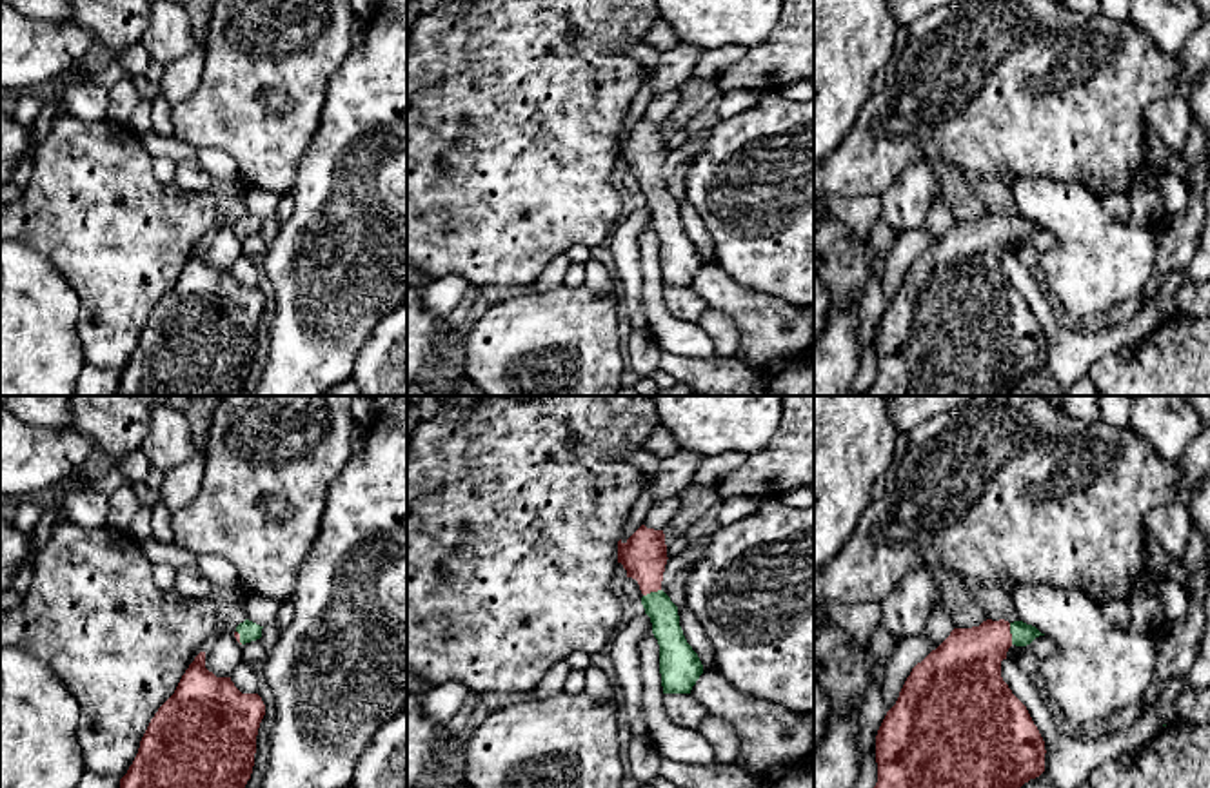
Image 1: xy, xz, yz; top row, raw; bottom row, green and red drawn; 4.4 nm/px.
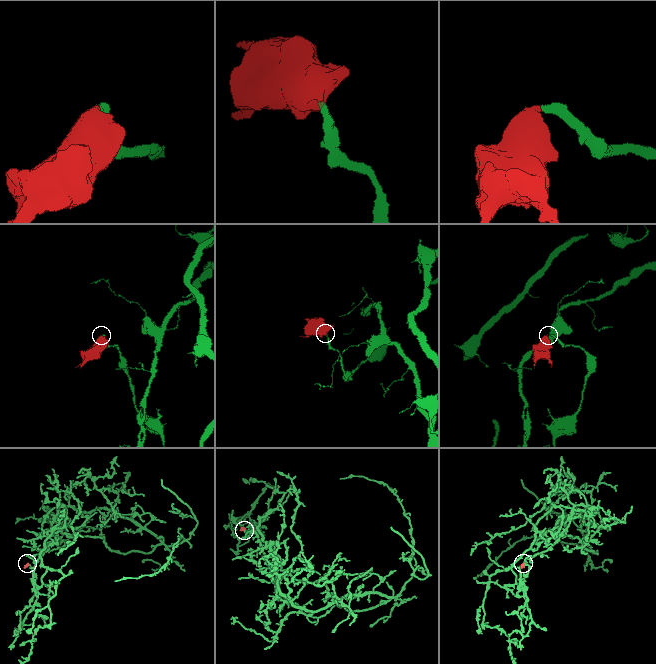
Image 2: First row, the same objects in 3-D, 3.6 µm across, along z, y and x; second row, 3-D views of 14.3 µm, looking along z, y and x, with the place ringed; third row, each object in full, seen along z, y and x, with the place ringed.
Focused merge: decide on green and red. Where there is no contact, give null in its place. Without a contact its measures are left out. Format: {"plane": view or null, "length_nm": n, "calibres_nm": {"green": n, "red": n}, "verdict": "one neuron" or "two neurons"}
{"plane": "yz", "length_nm": 100, "calibres_nm": {"green": 100, "red": 300}, "verdict": "one neuron"}

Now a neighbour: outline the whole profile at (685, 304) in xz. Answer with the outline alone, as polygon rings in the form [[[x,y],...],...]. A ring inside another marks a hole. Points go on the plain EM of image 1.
[[[663,287],[663,301],[669,314],[696,323],[709,307],[690,287]]]

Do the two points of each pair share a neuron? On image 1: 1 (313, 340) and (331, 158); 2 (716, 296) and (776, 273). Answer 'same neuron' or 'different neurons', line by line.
1: same neuron
2: different neurons

